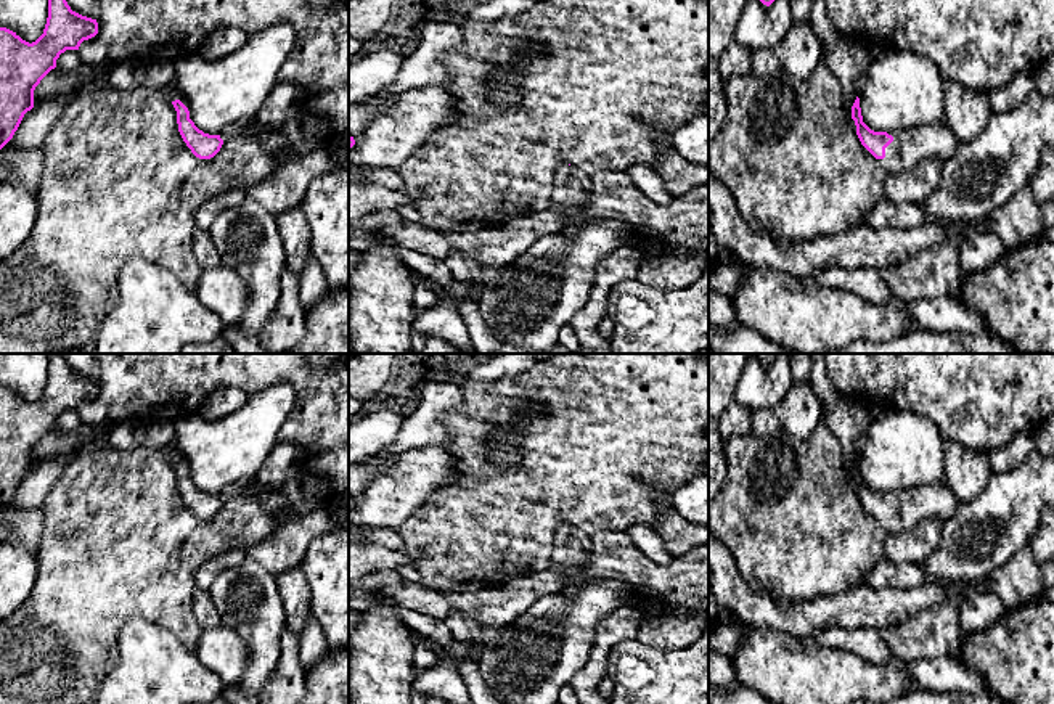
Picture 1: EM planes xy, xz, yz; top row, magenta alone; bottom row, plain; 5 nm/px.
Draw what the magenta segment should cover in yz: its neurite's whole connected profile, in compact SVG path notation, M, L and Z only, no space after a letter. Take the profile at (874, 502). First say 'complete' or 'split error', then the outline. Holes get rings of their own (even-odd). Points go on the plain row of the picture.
split error; M856 456L852 466L852 479L861 505L887 530L895 534L914 529L925 519L950 519L962 505L946 482L911 487L905 490L874 492L864 482Z

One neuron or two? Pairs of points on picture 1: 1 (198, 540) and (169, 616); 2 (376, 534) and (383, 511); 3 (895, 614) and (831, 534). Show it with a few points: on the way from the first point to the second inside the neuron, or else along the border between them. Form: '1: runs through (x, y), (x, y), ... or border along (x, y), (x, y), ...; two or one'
1: runs through (185, 561), (185, 601); one
2: border along (365, 526), (392, 528), (397, 531); two
3: border along (860, 585), (823, 597); two

